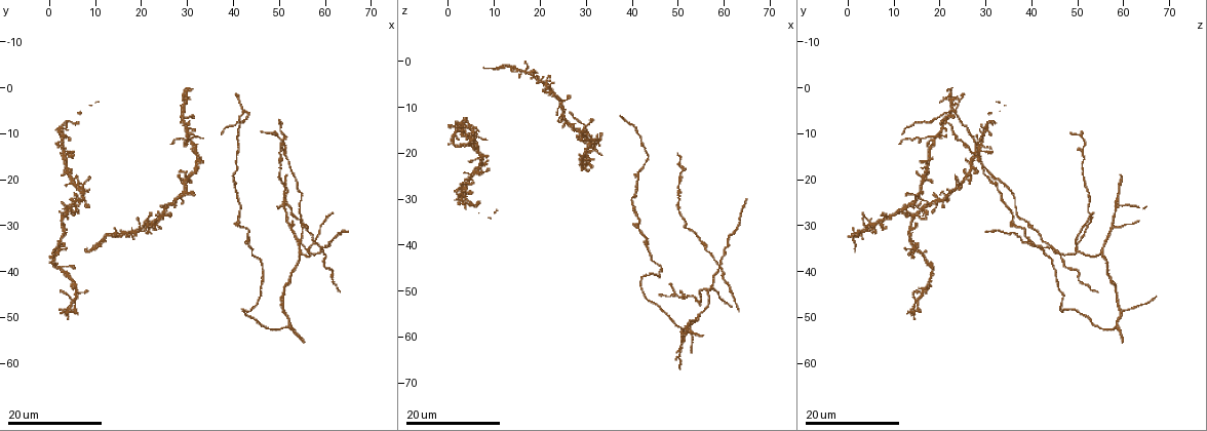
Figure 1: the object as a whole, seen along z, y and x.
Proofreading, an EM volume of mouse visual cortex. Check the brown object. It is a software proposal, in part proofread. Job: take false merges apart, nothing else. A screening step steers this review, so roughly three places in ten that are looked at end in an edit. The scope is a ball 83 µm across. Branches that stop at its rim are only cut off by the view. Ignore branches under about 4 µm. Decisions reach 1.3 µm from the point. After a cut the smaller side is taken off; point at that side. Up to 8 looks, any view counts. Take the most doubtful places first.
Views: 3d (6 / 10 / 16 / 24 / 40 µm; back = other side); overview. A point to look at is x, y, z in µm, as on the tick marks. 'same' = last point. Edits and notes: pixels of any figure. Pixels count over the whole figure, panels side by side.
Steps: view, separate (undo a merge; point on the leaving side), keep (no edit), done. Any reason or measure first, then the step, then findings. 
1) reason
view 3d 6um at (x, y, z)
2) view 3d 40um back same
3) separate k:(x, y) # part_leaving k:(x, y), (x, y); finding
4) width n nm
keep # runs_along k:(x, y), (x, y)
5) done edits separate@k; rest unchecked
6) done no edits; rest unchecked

branch point
view 3d 16um at (55.0, 36.0, 55.0)

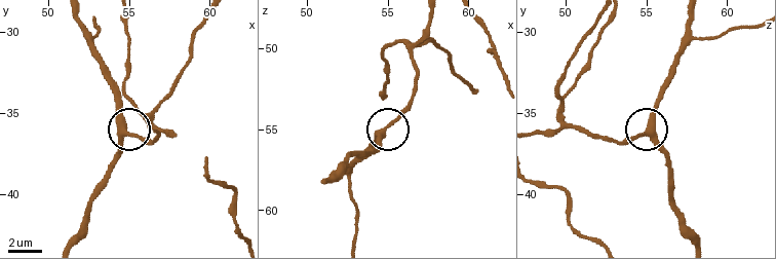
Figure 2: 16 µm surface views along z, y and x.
view 3d 6um at (54.9, 36.1, 54.9)

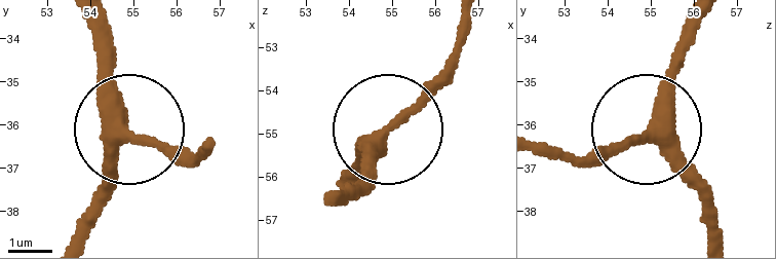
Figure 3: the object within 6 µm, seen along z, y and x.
side_arm 20 um
keep # runs_along 3:(719, 239), (711, 207), (649, 128), (660, 84), (693, 33); continuous, no second neuron

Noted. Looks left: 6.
looks like a crossing
view 3d 24um at (57.0, 35.5, 49.5)

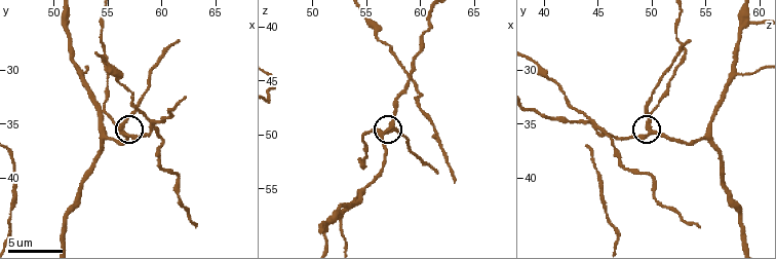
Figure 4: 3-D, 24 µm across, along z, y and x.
view 3d 10um at (56.6, 36.2, 49.8)

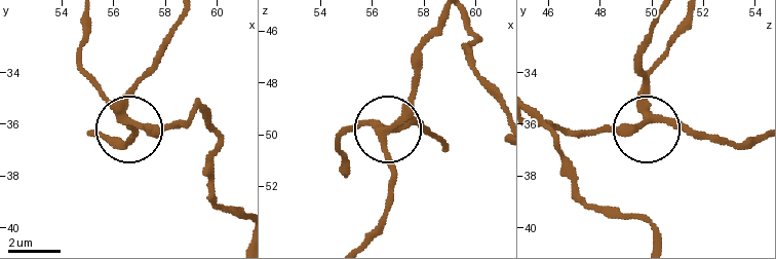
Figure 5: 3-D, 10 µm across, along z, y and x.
arms 4
keep # runs_along 5:(367, 238), (387, 212), (387, 127), (343, 125); one neuron here

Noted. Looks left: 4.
arms part here
view 3d 6um at (59.2, 34.8, 44.0)

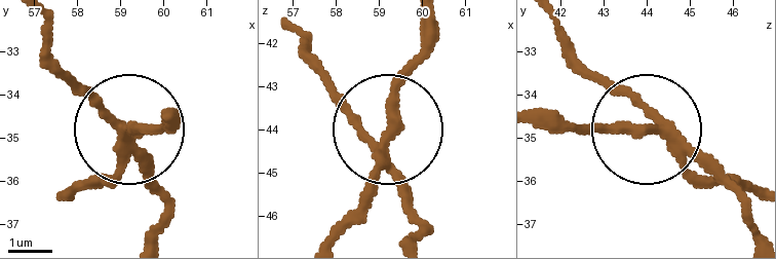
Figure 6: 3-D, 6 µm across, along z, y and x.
separate 6:(90, 100) # part_leaving 6:(126, 141), (78, 93), (45, 20); two neurons meet here

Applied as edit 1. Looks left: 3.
four arms meet
view 3d 16um at (30.0, 10.0, 19.5)

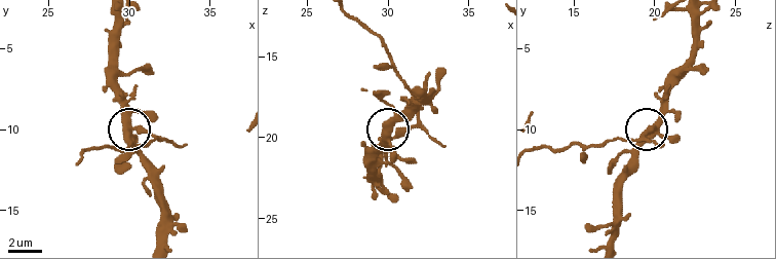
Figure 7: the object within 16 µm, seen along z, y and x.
view 3d 6um at (30.0, 10.3, 19.7)

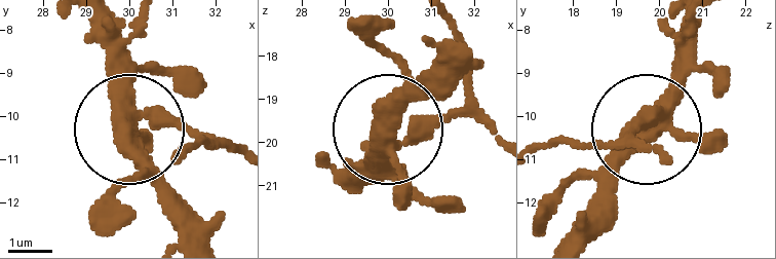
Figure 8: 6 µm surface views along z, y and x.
width 390 nm
separate 8:(460, 110) # part_leaving 8:(412, 141), (463, 85), (452, 19); a second neuron is stuck on

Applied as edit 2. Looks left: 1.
done edits separate@6, separate@8; rest unchecked

